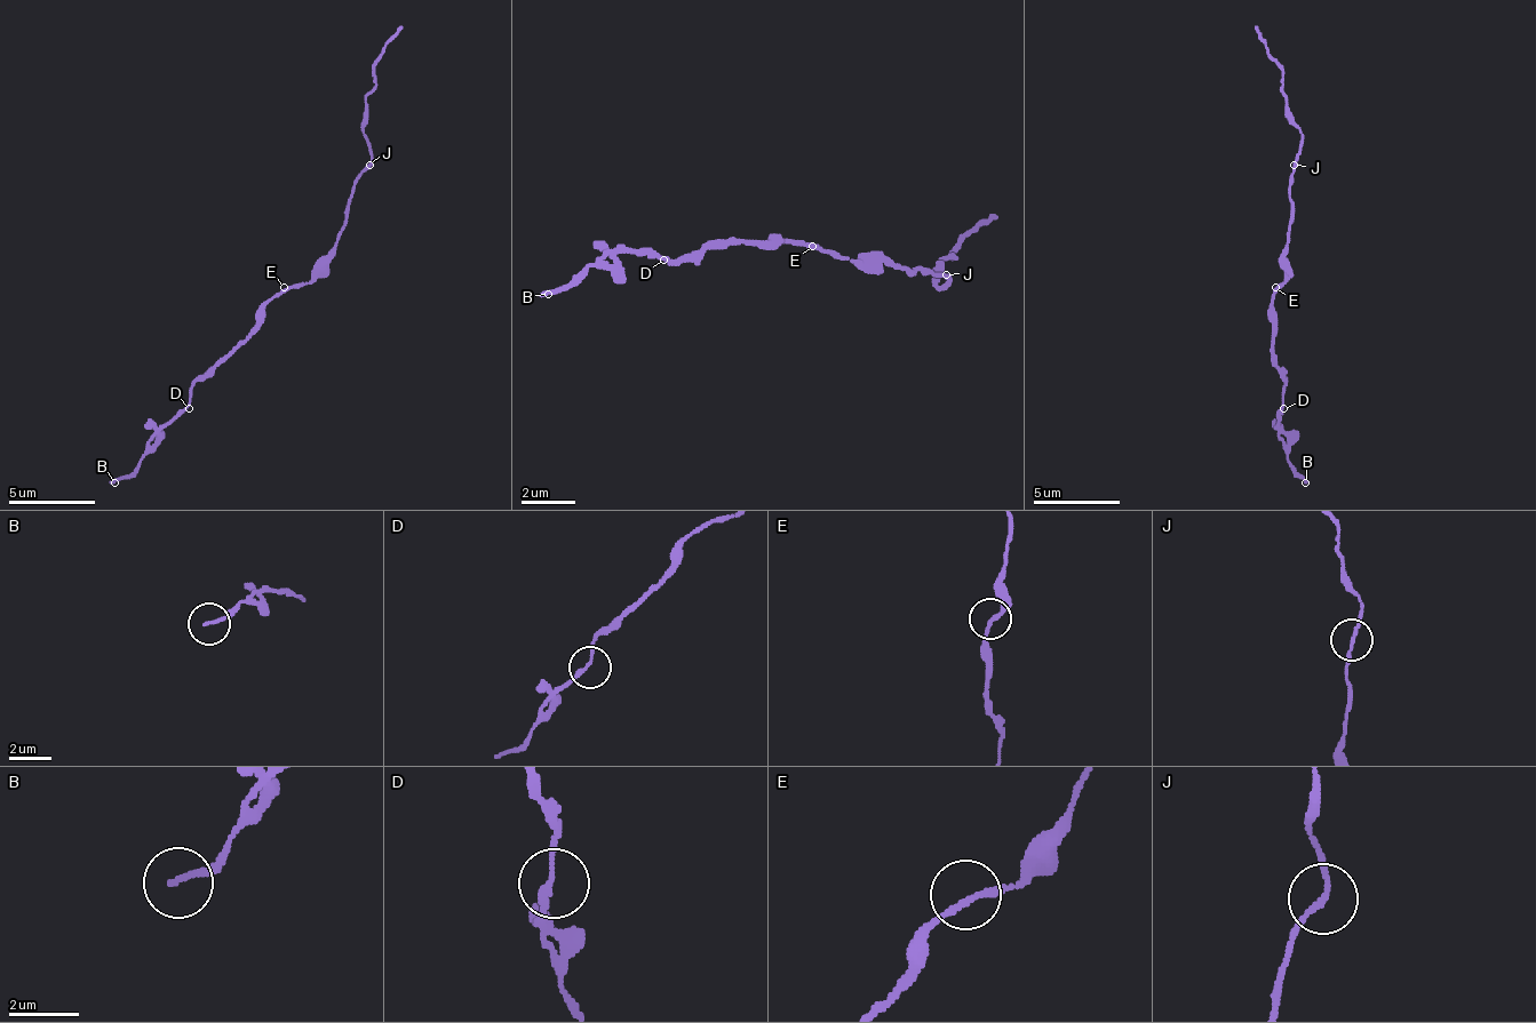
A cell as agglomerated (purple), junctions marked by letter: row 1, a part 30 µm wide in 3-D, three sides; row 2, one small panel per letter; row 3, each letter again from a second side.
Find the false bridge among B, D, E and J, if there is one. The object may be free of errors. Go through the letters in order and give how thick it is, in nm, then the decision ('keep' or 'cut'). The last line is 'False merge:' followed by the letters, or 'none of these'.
B: calibre 170 nm; keep
D: calibre 160 nm; keep
E: calibre 160 nm; keep
J: calibre 140 nm; cut
False merge: J

